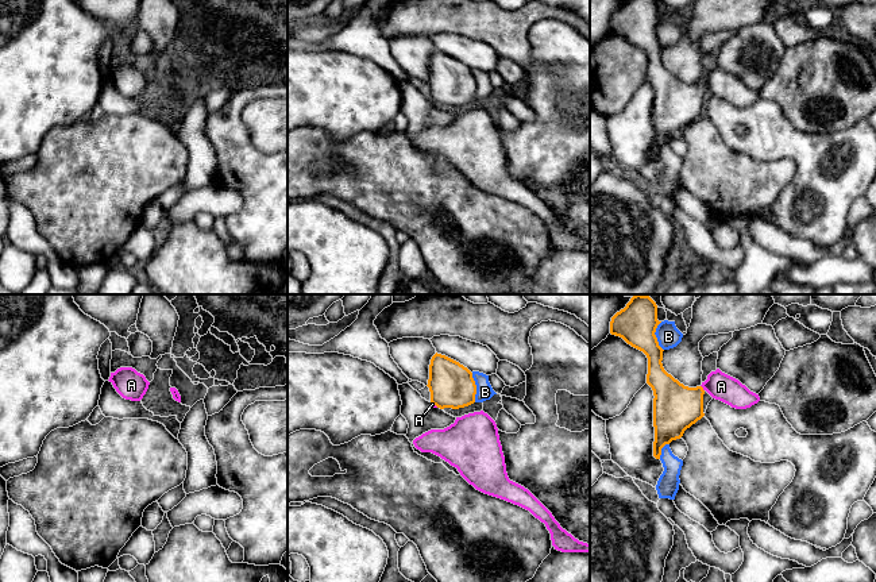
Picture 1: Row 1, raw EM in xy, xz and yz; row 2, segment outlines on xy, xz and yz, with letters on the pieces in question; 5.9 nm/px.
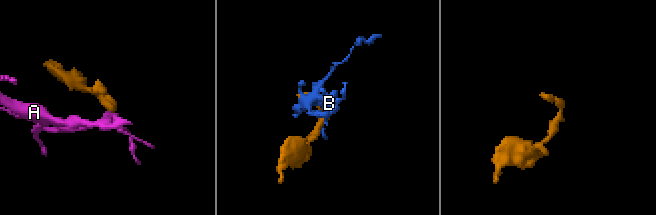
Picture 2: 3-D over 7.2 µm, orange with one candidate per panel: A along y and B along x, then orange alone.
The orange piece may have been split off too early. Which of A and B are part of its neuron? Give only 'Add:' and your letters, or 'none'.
Add: A

